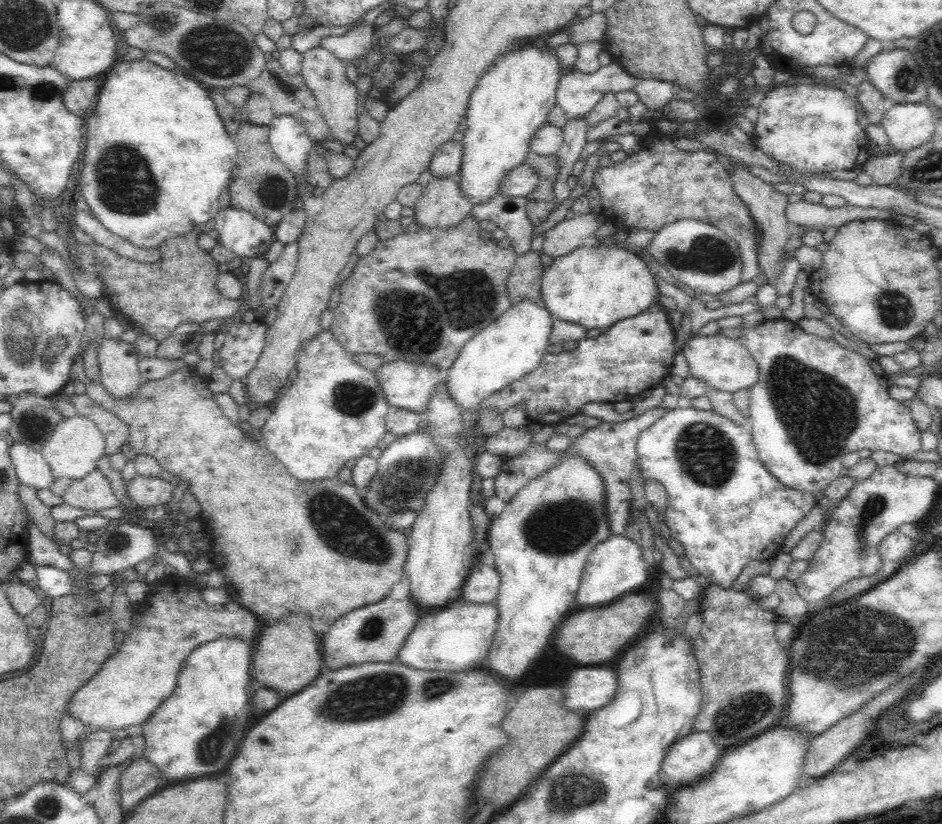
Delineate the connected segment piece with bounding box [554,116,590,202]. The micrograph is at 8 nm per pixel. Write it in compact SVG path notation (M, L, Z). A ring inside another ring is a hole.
M576 116L576 118L570 118L562 130L564 130L564 144L556 154L560 160L560 172L554 184L554 196L558 198L558 202L564 202L570 196L570 186L566 186L566 178L568 174L572 174L574 162L580 158L580 154L584 152L584 146L588 144L586 134L590 128L588 128L586 116Z

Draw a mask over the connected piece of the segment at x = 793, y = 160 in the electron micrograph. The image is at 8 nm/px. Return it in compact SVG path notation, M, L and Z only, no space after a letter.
M782 84L766 90L754 128L754 146L768 158L802 172L824 172L860 168L870 158L870 138L860 124L860 106L850 90Z

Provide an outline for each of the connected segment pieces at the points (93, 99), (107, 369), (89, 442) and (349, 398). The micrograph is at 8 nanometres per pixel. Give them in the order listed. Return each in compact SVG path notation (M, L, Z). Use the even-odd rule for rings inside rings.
M70 80L70 86L64 90L64 104L66 108L76 114L84 116L88 110L94 110L98 102L98 86L96 82L90 80Z
M102 338L98 348L100 362L100 382L112 398L128 400L140 386L144 378L140 376L140 352L134 344L120 342L120 338Z
M72 416L72 418L64 418L56 426L52 438L42 446L40 452L44 454L44 460L48 462L48 466L52 470L52 480L54 482L62 480L62 478L68 478L70 482L80 482L90 472L96 470L98 460L106 452L106 438L92 420L88 420L84 416Z
M322 330L312 340L304 342L296 352L296 378L292 380L286 394L272 404L272 416L262 426L264 446L290 470L292 478L304 482L338 478L338 470L344 468L348 460L358 460L368 456L372 446L388 432L386 416L388 416L388 400L384 396L384 388L378 382L374 370L364 368L354 360L356 354L350 354L340 340L330 330Z

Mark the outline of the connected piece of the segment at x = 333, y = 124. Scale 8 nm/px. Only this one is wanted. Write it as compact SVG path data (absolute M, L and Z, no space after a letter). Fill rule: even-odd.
M322 46L308 50L302 56L302 78L306 82L306 88L312 92L312 96L318 100L318 108L324 114L334 138L342 142L344 146L352 144L358 136L358 114L356 114L356 100L358 94L362 94L362 86L352 86L346 76L346 62L332 56Z

